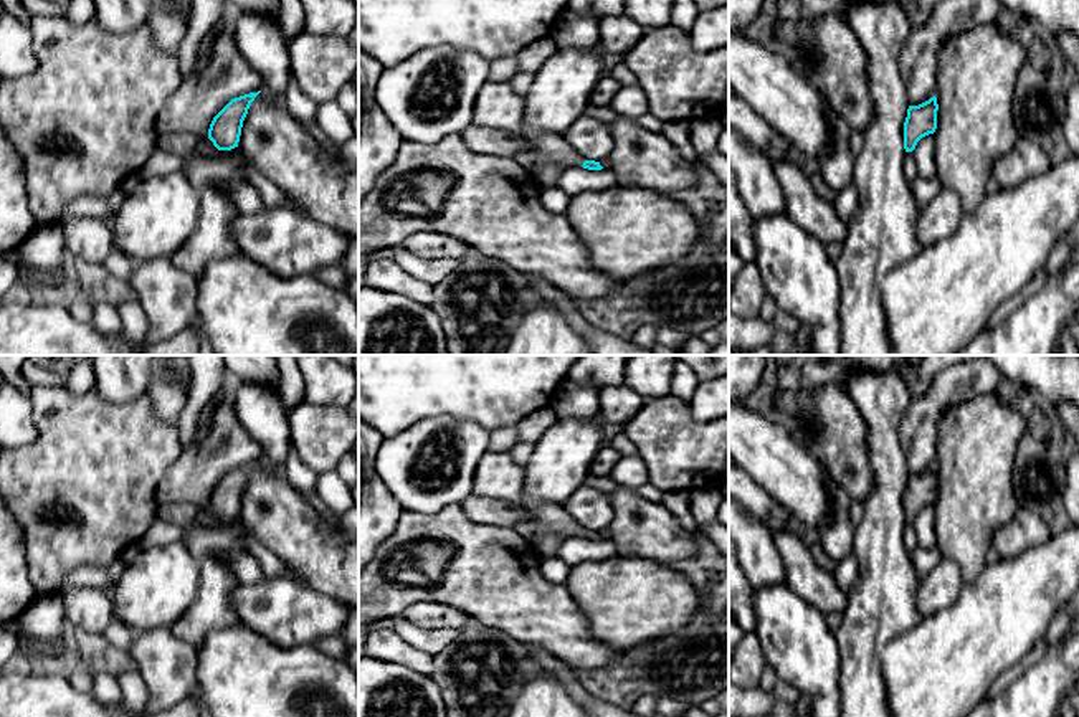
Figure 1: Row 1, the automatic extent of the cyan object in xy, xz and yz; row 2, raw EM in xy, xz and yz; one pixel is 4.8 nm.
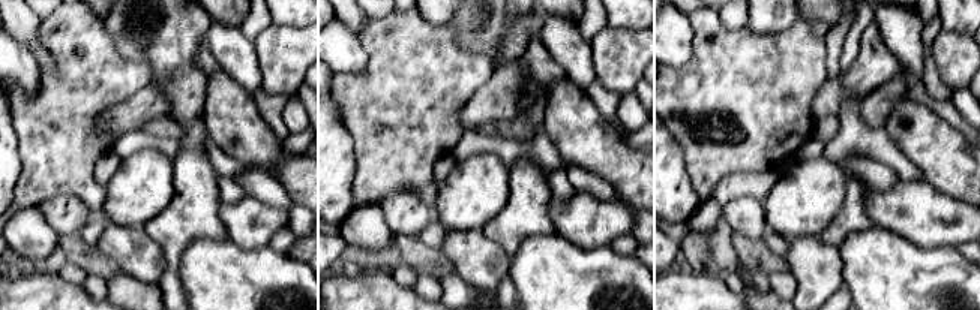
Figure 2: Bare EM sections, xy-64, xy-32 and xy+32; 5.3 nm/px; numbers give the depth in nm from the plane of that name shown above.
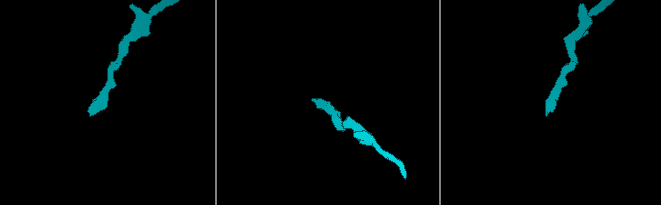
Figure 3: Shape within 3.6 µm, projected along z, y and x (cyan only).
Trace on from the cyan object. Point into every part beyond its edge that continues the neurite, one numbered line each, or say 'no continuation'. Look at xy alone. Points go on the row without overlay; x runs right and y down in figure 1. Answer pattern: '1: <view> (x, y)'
no continuation

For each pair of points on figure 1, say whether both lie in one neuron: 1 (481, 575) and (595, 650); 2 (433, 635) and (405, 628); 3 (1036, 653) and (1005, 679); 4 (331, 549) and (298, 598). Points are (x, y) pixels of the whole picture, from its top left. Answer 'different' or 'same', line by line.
1: same
2: same
3: same
4: different

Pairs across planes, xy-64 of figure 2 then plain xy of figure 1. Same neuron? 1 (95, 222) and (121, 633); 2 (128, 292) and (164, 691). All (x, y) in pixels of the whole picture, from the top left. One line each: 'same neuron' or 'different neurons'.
1: same neuron
2: different neurons

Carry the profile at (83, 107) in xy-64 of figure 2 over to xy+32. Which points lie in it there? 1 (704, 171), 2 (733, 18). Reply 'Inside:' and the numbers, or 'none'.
Inside: 1

